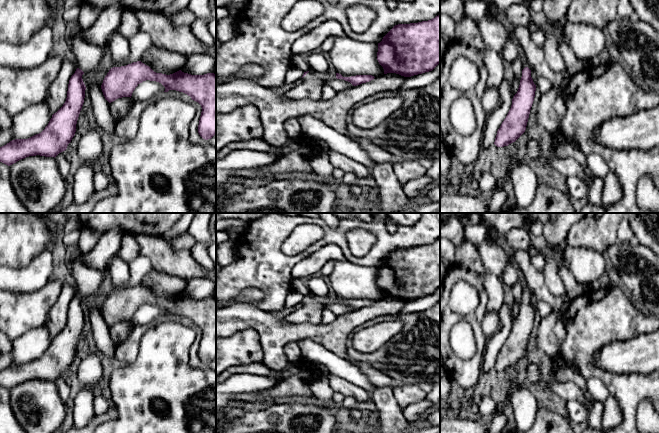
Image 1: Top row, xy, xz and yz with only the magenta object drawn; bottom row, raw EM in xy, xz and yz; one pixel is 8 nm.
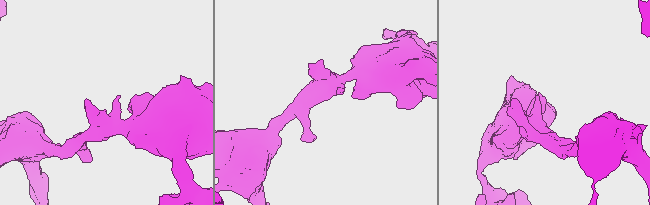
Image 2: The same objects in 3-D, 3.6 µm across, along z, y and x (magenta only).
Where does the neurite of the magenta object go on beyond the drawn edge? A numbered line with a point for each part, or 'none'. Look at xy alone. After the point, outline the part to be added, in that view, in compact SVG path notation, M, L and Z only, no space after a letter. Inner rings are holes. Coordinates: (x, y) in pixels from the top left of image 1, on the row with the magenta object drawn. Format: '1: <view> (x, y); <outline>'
1: xy (87, 56); M81 30L76 34L75 38L71 42L71 49L74 54L74 61L77 64L77 68L81 69L84 73L93 71L103 56L103 50L87 42L83 38L85 30Z

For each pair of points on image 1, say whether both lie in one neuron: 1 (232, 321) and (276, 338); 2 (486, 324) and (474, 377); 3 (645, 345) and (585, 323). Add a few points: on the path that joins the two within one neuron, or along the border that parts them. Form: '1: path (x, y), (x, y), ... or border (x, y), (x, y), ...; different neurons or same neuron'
1: path (243, 321), (259, 321), (265, 327); same neuron
2: border (485, 312), (481, 321), (481, 331), (487, 340); different neurons
3: border (648, 332), (607, 345); different neurons

